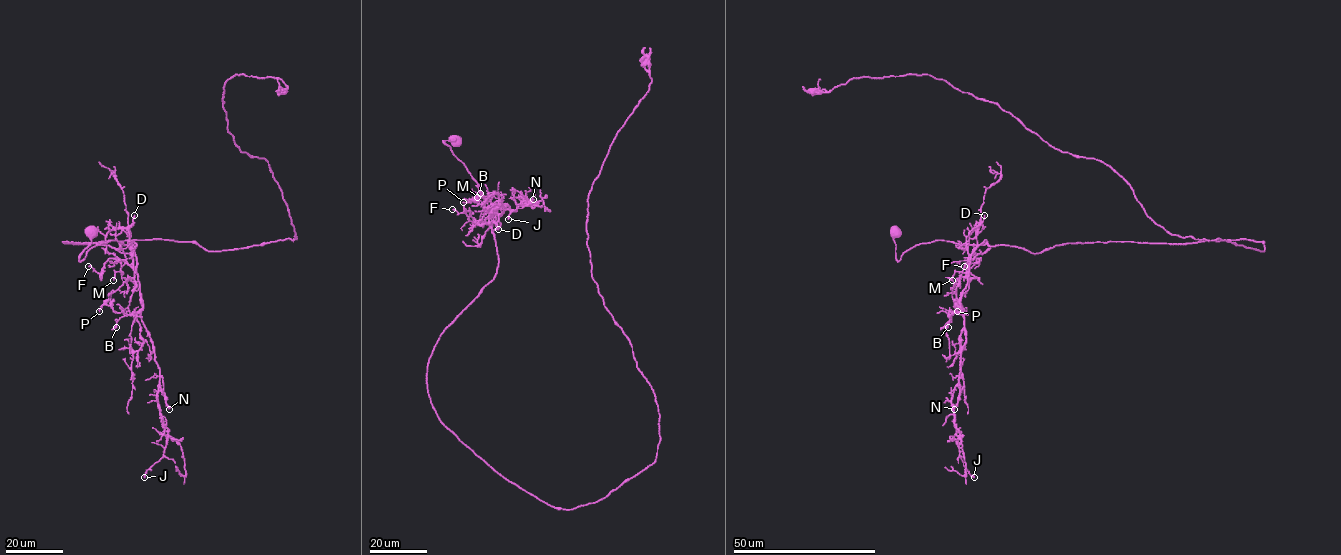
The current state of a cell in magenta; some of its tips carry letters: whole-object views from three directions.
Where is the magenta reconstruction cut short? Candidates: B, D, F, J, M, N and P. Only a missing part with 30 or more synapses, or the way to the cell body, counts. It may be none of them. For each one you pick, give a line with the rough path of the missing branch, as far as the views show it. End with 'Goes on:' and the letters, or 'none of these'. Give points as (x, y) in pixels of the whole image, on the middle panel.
D: course (498, 229), (489, 247), (477, 252), (481, 260), (479, 278), (469, 303)
Goes on: D

